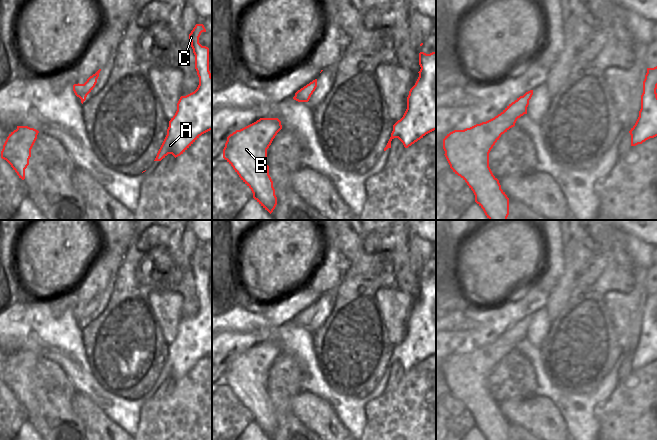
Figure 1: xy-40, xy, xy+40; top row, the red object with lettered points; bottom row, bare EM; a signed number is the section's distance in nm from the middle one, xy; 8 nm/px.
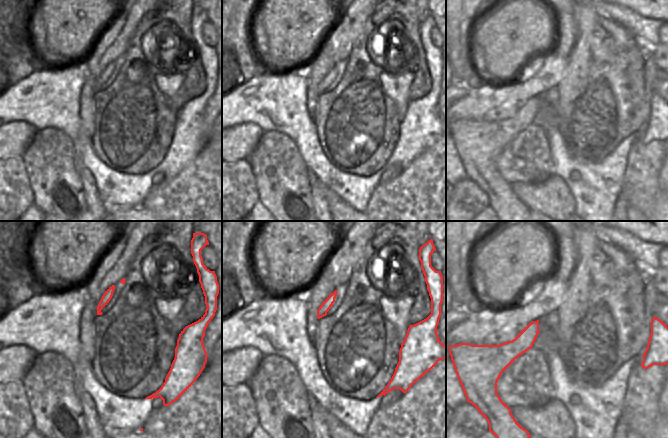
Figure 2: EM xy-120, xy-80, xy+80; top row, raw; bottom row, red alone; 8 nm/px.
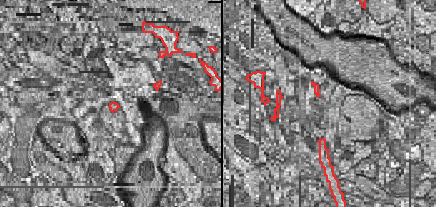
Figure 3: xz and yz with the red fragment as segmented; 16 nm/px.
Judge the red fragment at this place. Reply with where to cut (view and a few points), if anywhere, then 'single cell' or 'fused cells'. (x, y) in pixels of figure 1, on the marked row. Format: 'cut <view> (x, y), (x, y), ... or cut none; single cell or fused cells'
cut xy (295, 95), (300, 95), (305, 101); fused cells

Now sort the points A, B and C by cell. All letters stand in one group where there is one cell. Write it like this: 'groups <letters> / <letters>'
groups A C / B

